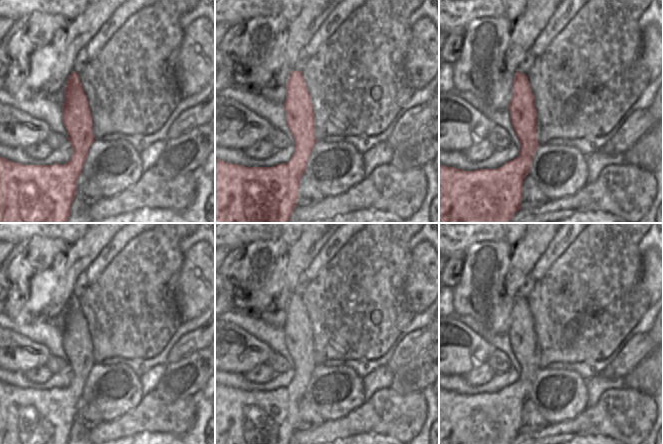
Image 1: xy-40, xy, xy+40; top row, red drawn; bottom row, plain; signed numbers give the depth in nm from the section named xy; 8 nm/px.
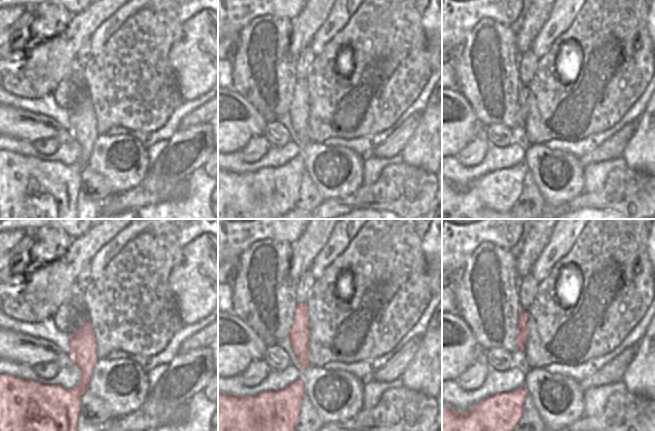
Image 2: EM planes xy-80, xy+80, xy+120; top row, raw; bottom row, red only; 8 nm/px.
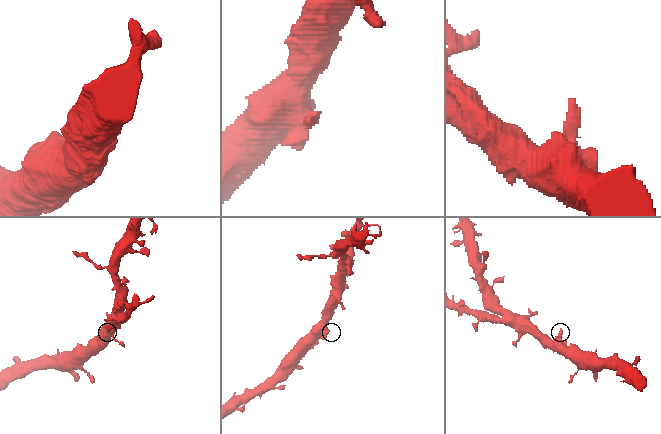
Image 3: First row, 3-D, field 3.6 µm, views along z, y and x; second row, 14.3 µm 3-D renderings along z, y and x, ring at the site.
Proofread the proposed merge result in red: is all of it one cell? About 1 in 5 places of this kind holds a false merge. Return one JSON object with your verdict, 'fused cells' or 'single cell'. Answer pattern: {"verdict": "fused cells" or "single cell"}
{"verdict": "single cell"}

